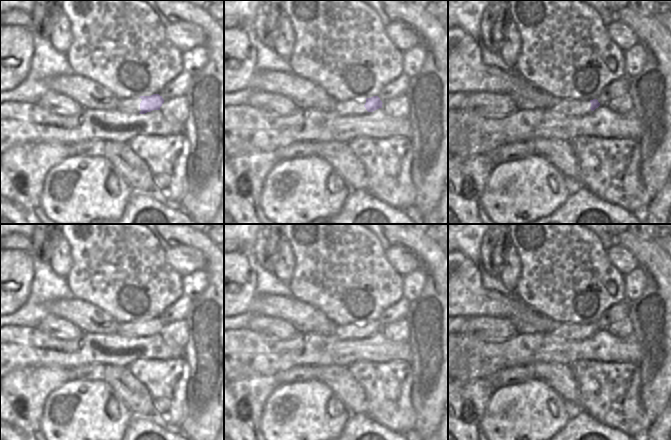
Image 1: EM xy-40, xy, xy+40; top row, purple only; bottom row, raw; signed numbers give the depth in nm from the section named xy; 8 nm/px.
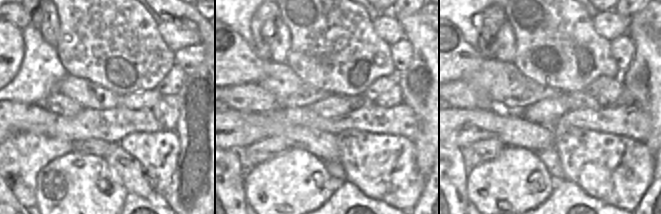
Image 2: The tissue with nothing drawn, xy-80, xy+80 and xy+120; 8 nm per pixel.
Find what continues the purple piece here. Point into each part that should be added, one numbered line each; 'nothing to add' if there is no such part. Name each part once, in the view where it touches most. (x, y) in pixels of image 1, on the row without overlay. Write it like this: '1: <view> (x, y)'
1: xy-40 (130, 328)

